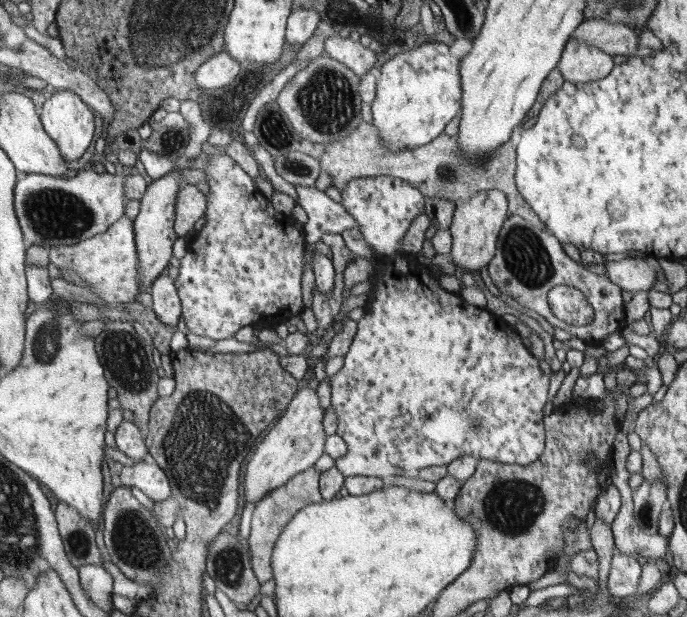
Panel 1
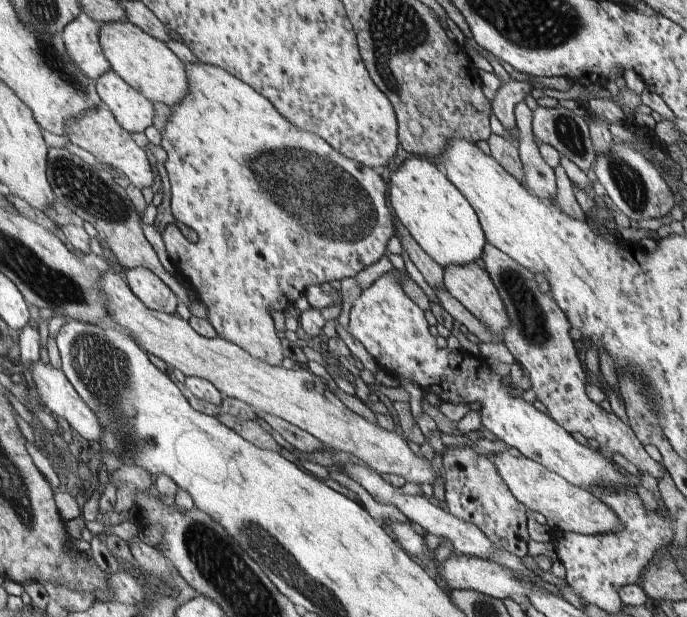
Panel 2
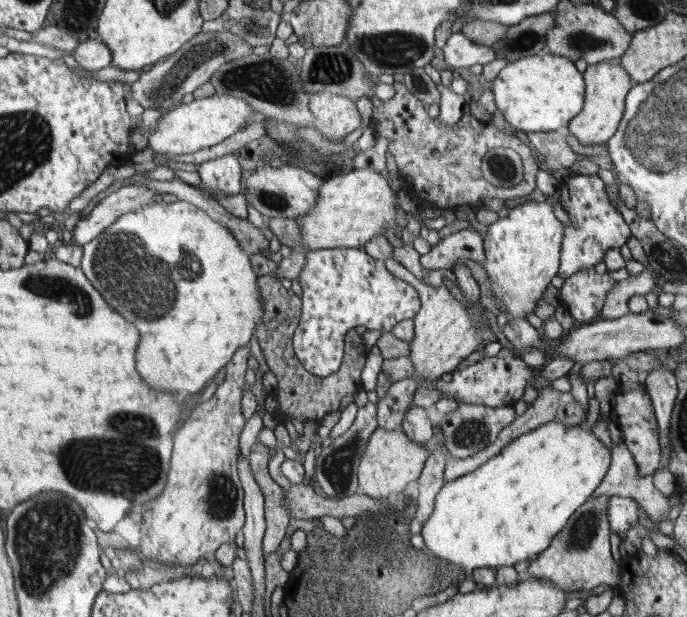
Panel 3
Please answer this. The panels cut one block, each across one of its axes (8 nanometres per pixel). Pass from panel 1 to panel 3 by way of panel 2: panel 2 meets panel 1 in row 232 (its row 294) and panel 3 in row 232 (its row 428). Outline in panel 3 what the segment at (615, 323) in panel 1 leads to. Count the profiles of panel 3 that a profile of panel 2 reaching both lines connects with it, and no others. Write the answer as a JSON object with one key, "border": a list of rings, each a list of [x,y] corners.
{"border":[[[595,173],[593,175],[578,175],[570,179],[561,179],[558,184],[562,198],[561,208],[568,214],[572,226],[564,226],[564,239],[561,248],[561,272],[558,276],[562,279],[569,278],[586,268],[595,267],[603,262],[604,255],[610,248],[620,249],[628,243],[632,232],[624,222],[619,209],[614,208],[606,195],[604,181]]]}

